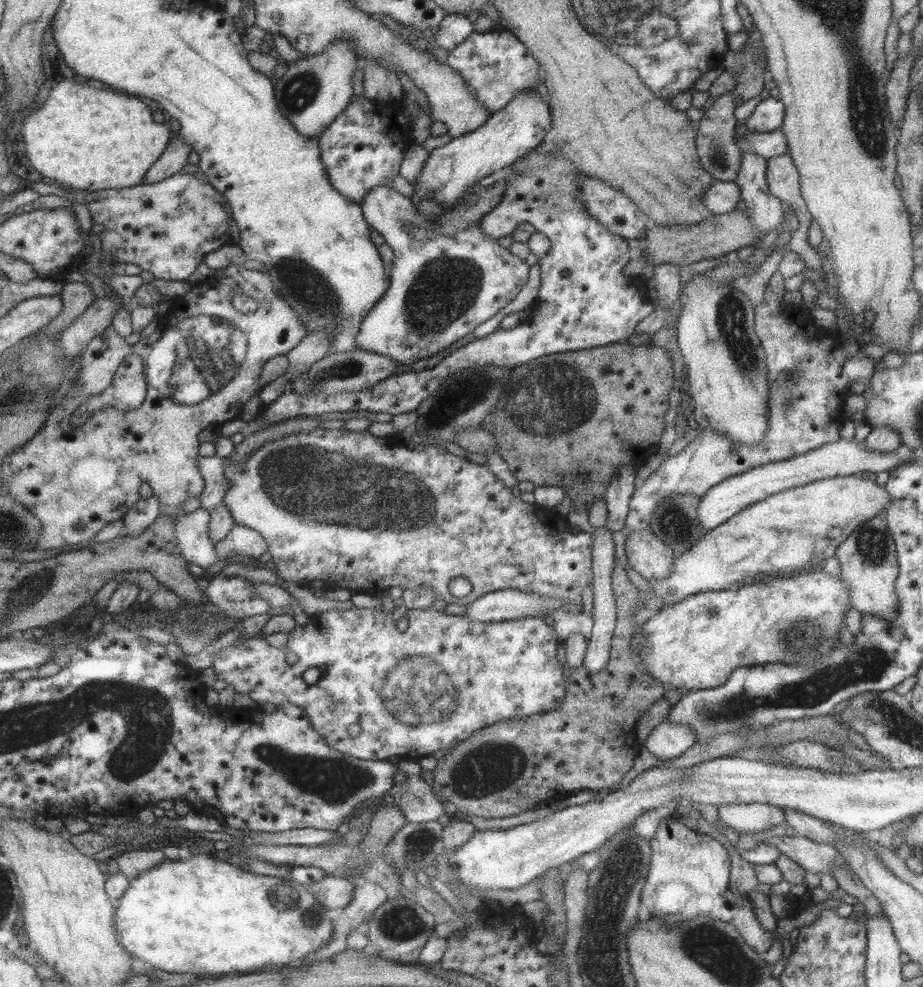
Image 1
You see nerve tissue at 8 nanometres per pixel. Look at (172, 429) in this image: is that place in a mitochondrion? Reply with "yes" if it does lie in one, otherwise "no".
no

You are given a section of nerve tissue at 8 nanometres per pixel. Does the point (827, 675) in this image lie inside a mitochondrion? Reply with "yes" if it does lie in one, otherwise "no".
yes

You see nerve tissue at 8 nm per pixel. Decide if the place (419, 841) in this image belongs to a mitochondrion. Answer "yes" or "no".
yes

